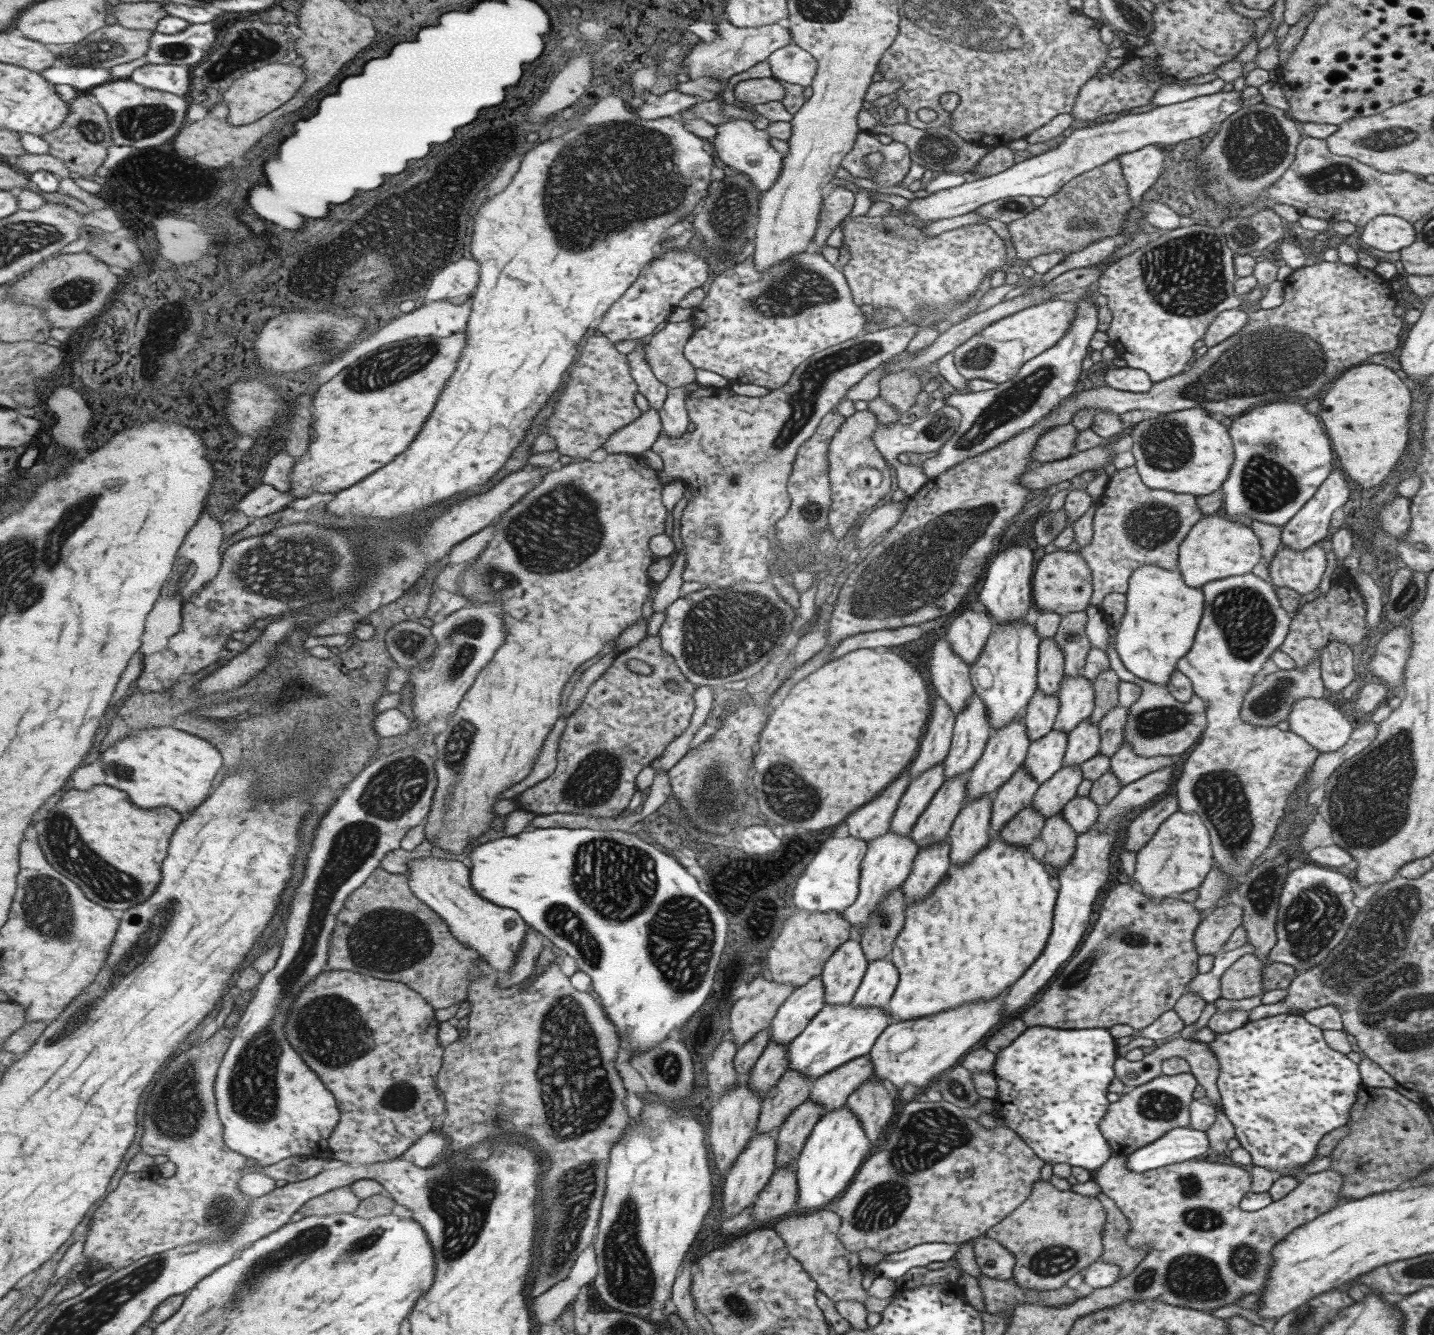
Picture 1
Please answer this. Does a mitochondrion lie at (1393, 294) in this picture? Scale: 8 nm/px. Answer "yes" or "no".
no

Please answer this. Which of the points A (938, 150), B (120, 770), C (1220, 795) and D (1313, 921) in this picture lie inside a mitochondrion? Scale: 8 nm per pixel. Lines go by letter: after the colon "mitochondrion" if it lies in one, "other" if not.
A: mitochondrion
B: mitochondrion
C: mitochondrion
D: mitochondrion

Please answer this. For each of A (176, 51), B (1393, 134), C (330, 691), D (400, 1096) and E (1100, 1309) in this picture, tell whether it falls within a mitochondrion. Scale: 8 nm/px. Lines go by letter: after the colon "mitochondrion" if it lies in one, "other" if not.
A: mitochondrion
B: mitochondrion
C: other
D: mitochondrion
E: other

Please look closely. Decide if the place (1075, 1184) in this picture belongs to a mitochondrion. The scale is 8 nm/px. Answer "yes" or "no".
no

